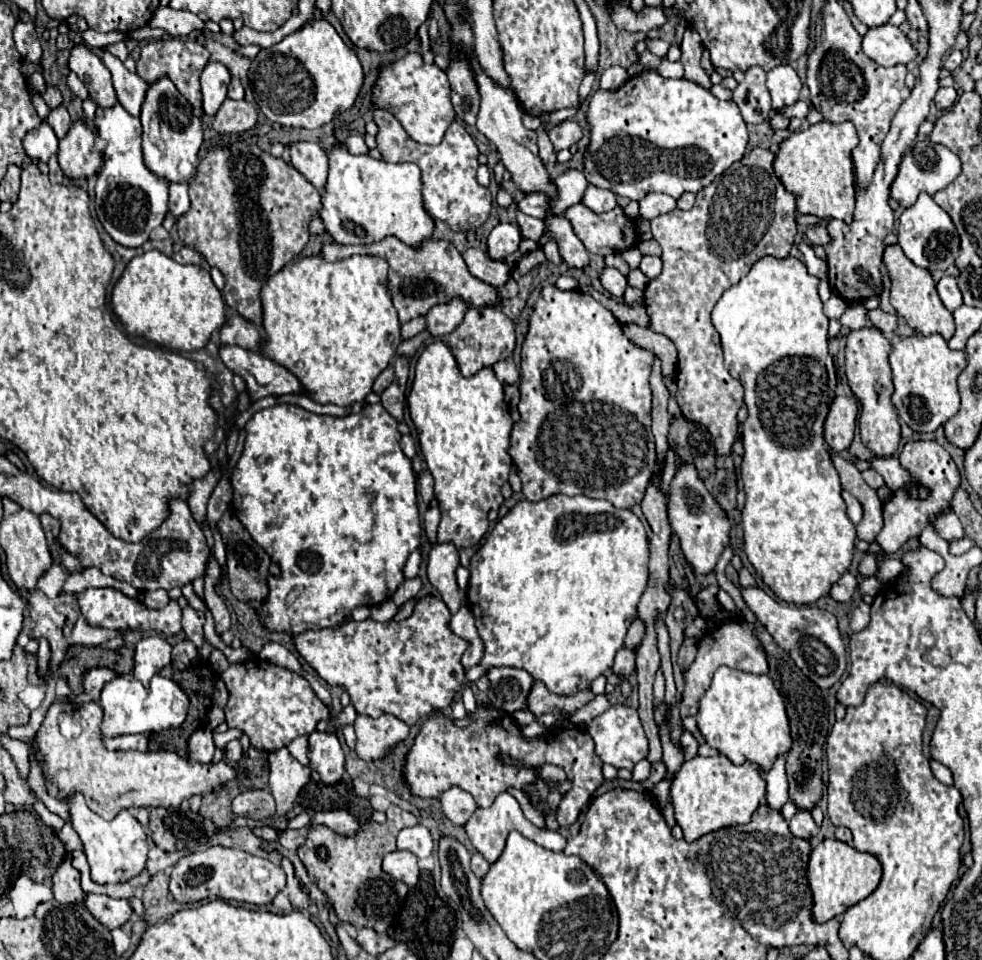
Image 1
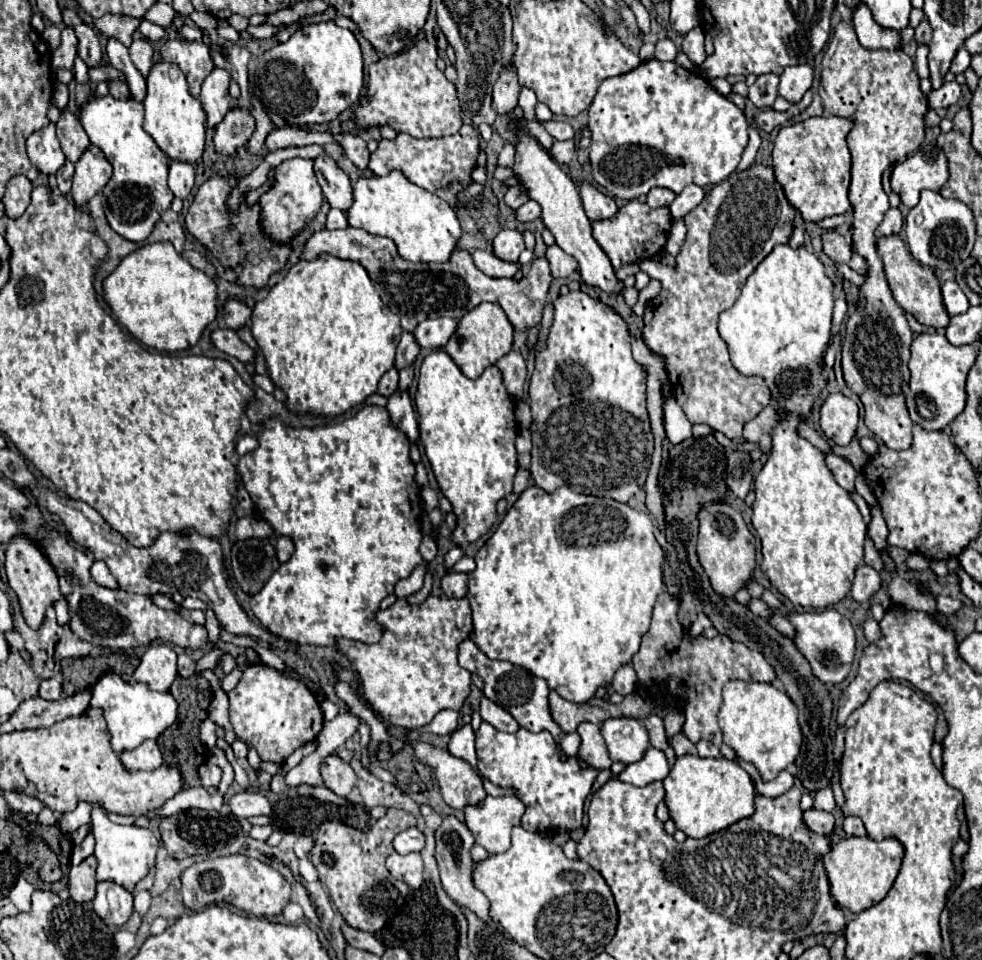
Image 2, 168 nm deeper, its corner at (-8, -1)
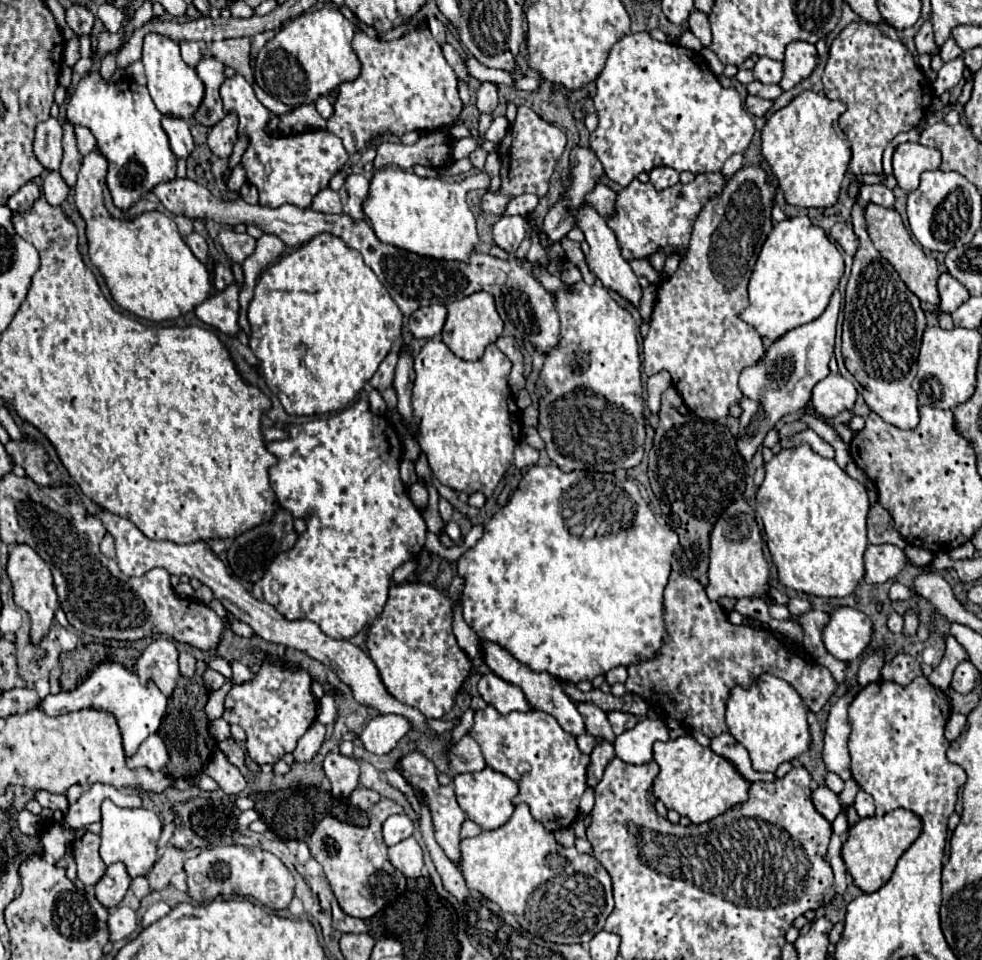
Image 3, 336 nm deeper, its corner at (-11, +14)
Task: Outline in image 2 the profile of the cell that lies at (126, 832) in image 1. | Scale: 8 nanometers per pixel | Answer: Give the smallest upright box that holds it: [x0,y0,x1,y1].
[92,806,158,890]

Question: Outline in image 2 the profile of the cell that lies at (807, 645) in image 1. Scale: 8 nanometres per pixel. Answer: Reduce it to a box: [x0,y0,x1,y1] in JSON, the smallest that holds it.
[784,608,856,684]

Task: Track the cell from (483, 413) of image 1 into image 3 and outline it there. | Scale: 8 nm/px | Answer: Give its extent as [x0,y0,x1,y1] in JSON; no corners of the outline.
[413,339,521,497]

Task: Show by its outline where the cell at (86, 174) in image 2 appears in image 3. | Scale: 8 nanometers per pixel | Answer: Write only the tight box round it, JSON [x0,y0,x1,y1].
[75,151,209,321]

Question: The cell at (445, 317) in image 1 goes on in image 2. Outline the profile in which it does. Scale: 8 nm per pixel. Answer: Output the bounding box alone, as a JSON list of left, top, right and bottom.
[414,318,458,348]

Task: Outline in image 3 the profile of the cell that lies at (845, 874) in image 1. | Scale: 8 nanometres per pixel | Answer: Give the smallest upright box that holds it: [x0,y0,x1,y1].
[841,809,923,893]

